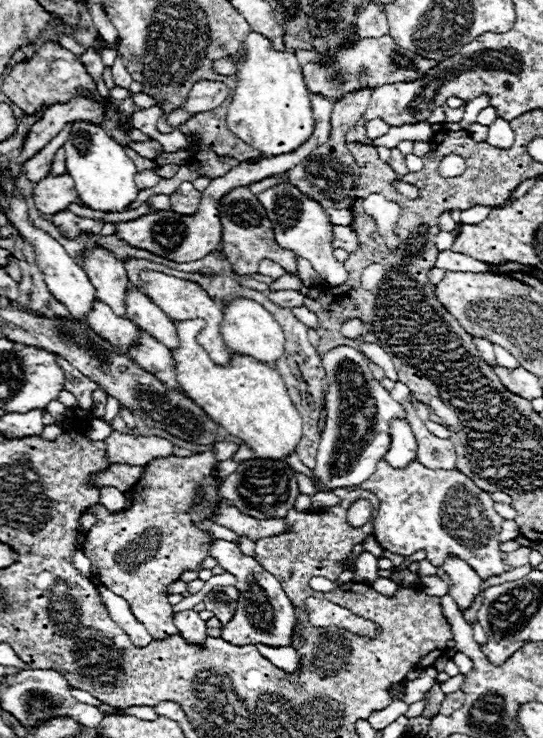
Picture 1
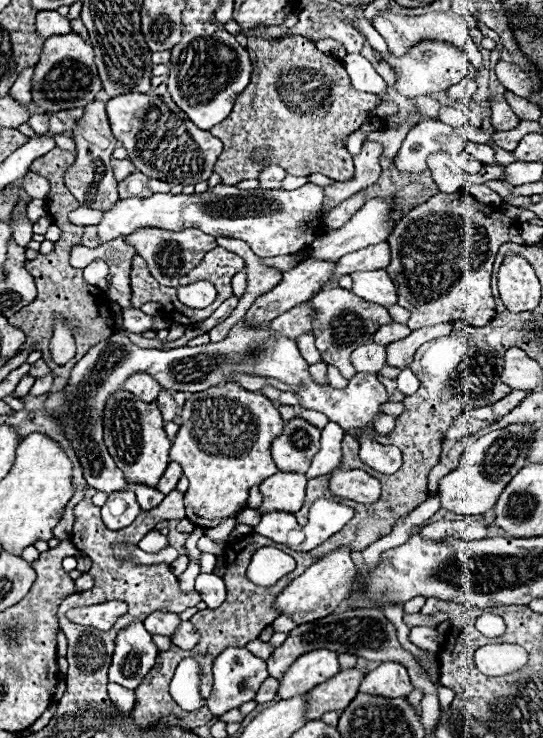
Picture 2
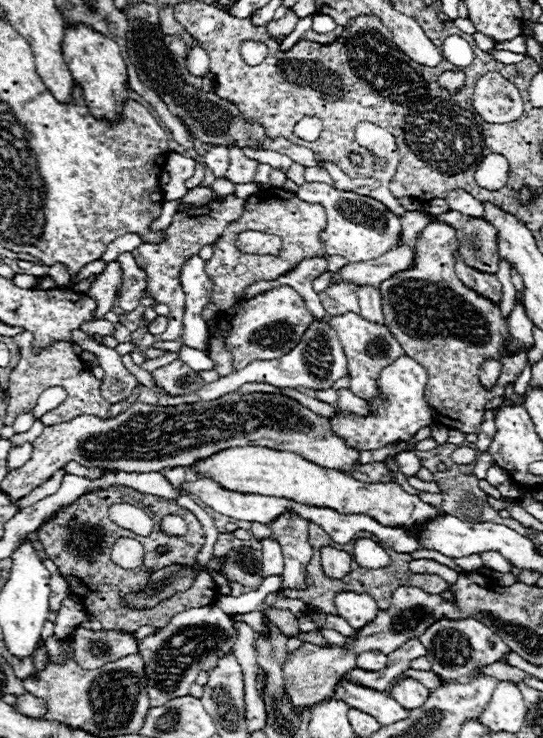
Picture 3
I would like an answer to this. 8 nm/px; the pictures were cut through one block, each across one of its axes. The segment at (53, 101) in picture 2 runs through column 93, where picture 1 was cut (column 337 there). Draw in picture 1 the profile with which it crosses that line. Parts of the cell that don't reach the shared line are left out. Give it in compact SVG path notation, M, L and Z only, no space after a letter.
M386 34L382 38L358 38L354 42L348 42L340 46L336 52L334 64L322 64L322 62L308 62L302 66L304 84L310 90L310 94L324 94L324 98L332 98L334 102L344 98L344 94L350 94L352 90L362 88L378 88L384 84L394 82L412 82L424 76L426 70L434 68L436 60L426 60L410 50L402 50L394 44L392 36Z

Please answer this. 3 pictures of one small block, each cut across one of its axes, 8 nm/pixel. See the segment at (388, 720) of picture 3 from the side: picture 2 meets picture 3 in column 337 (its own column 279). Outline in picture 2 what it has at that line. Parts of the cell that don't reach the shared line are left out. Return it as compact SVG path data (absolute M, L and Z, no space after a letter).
M318 648L302 654L290 670L284 674L284 680L280 682L278 696L280 698L292 698L296 694L310 692L312 686L318 686L324 682L324 678L332 678L332 674L338 674L338 652L328 648Z

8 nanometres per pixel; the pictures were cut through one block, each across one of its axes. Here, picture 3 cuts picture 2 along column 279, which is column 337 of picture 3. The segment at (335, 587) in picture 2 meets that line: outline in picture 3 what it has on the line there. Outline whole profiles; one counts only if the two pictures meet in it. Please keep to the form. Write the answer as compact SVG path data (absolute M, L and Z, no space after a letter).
M338 594L336 610L356 630L364 628L380 612L376 600L370 598L368 594Z

